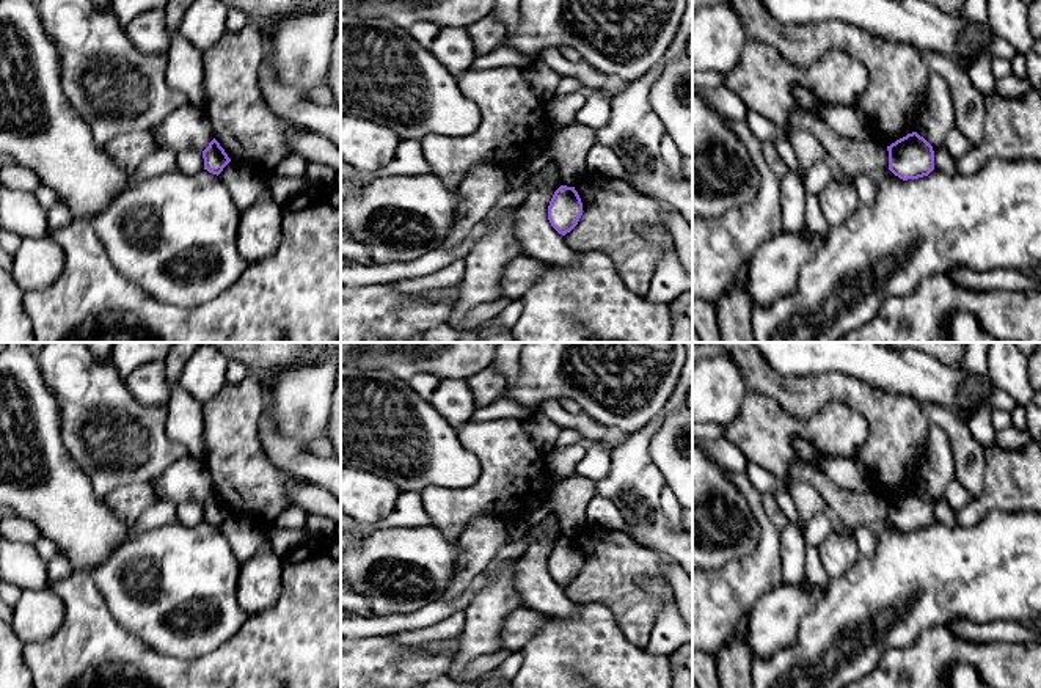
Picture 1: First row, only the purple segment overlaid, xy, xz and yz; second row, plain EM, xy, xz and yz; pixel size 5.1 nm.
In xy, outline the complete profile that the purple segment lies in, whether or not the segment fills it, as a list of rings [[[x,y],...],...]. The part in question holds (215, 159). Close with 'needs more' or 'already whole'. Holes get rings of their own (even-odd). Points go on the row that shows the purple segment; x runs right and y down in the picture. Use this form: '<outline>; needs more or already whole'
[[[215,138],[203,151],[203,159],[204,159],[204,170],[217,176],[231,162],[231,159]]]; already whole

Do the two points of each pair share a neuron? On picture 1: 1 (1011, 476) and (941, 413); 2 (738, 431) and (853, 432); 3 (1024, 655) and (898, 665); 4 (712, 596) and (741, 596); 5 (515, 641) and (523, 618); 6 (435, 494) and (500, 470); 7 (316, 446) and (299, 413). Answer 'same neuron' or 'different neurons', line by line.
1: different neurons
2: same neuron
3: same neuron
4: same neuron
5: same neuron
6: same neuron
7: different neurons

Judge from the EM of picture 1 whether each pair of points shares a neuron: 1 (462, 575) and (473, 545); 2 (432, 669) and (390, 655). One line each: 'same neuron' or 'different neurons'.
1: same neuron
2: same neuron

